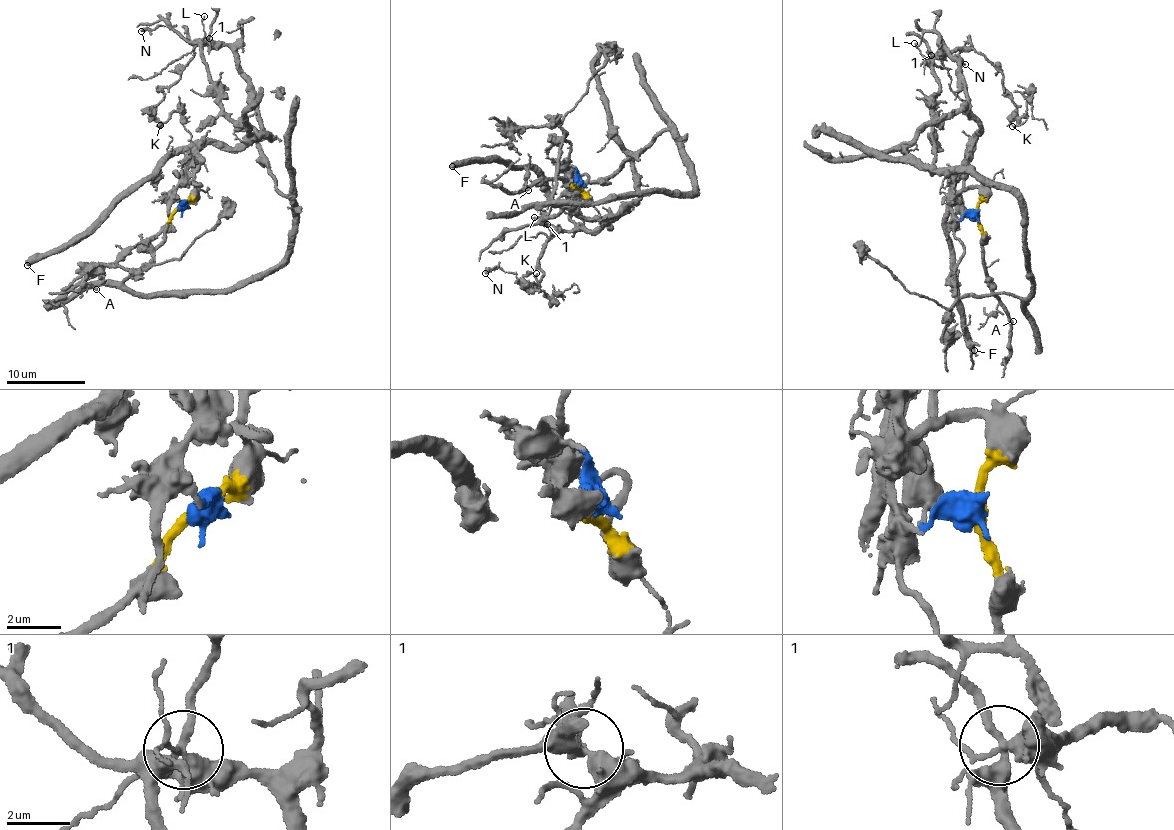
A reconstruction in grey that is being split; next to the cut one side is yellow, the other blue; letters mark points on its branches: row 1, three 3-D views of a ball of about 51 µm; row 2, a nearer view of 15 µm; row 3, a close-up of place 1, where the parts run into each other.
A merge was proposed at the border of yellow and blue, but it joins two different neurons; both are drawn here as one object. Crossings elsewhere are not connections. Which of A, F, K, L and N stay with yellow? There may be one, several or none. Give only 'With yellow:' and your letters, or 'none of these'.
With yellow: A, F, K, L, N

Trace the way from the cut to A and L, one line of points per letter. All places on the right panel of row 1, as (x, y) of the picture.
A: (976, 215), (982, 232), (985, 269), (1007, 320), (1012, 321)
L: (976, 215), (978, 190), (964, 186), (964, 163), (982, 127), (961, 60), (914, 44)

